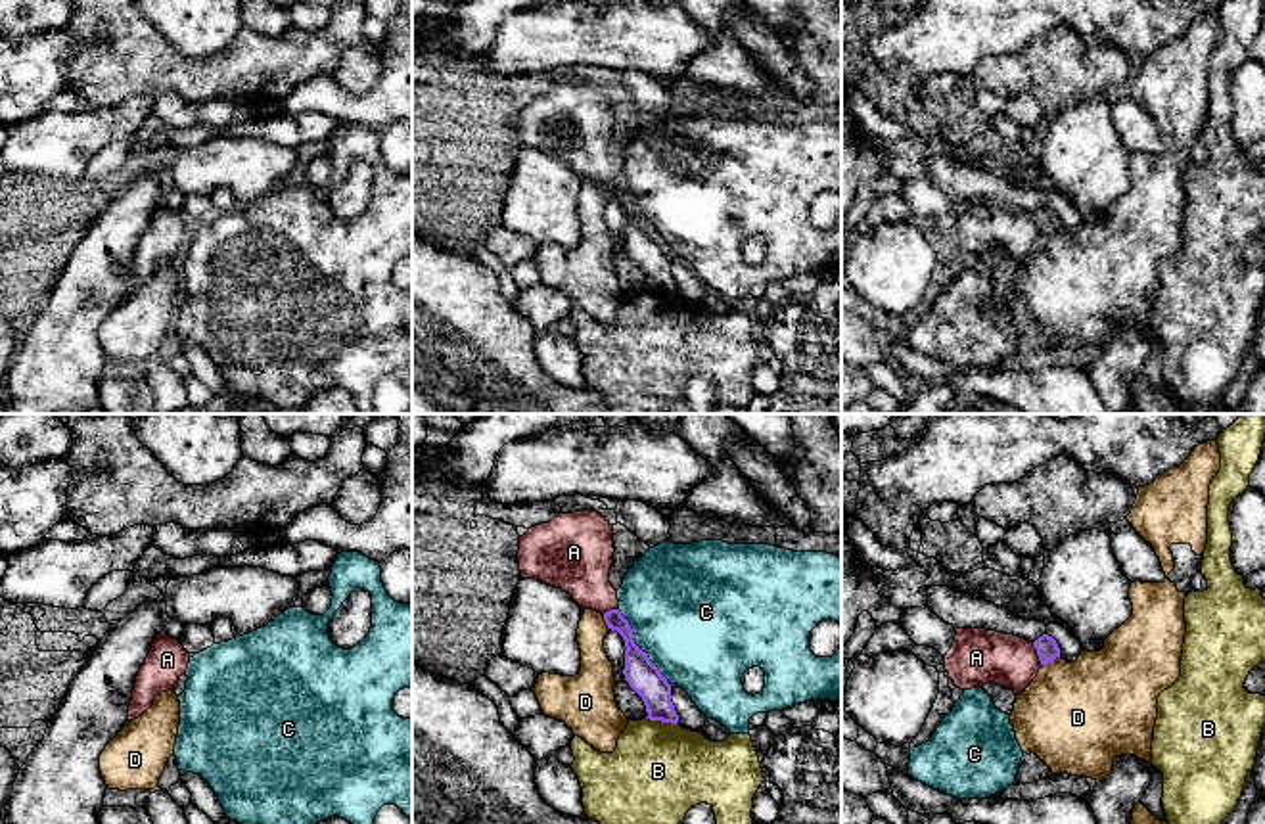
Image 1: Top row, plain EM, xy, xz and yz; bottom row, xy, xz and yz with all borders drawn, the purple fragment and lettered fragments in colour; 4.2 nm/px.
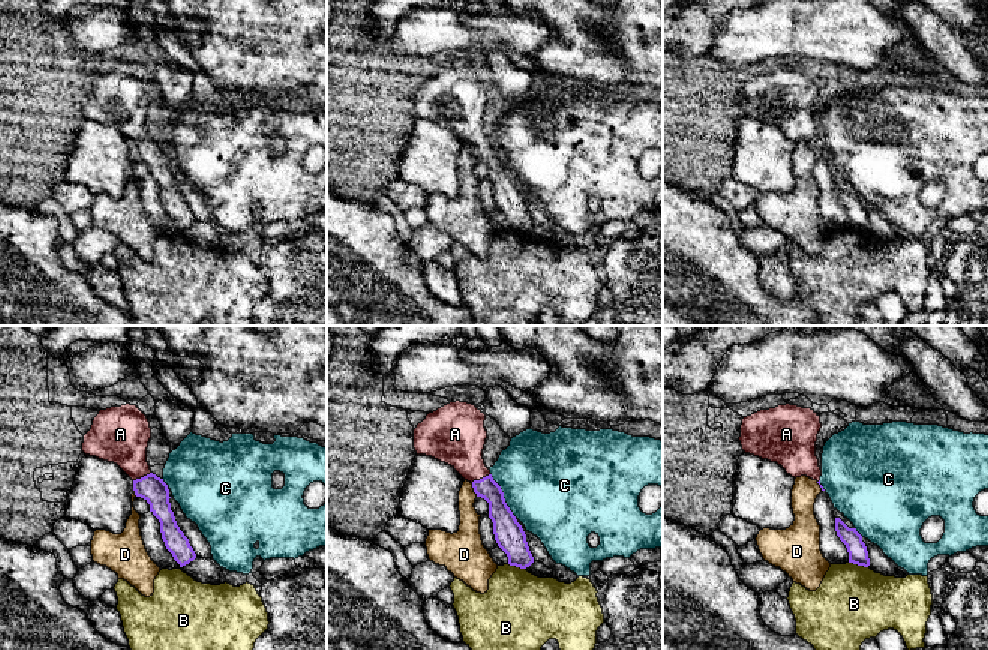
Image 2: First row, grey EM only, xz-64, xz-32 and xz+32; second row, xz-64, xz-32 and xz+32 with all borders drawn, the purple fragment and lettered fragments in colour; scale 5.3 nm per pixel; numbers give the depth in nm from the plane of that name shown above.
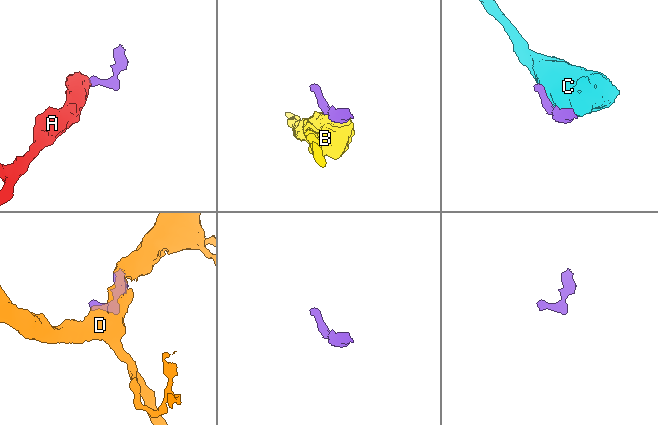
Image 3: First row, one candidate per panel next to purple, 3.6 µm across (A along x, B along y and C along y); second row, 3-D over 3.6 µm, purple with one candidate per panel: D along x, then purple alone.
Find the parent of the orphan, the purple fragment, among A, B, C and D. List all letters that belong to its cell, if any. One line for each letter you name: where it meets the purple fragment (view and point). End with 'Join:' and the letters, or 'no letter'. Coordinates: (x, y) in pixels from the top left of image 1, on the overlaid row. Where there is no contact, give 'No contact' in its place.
A: Touches purple at yz (1037, 654)
Join: A

